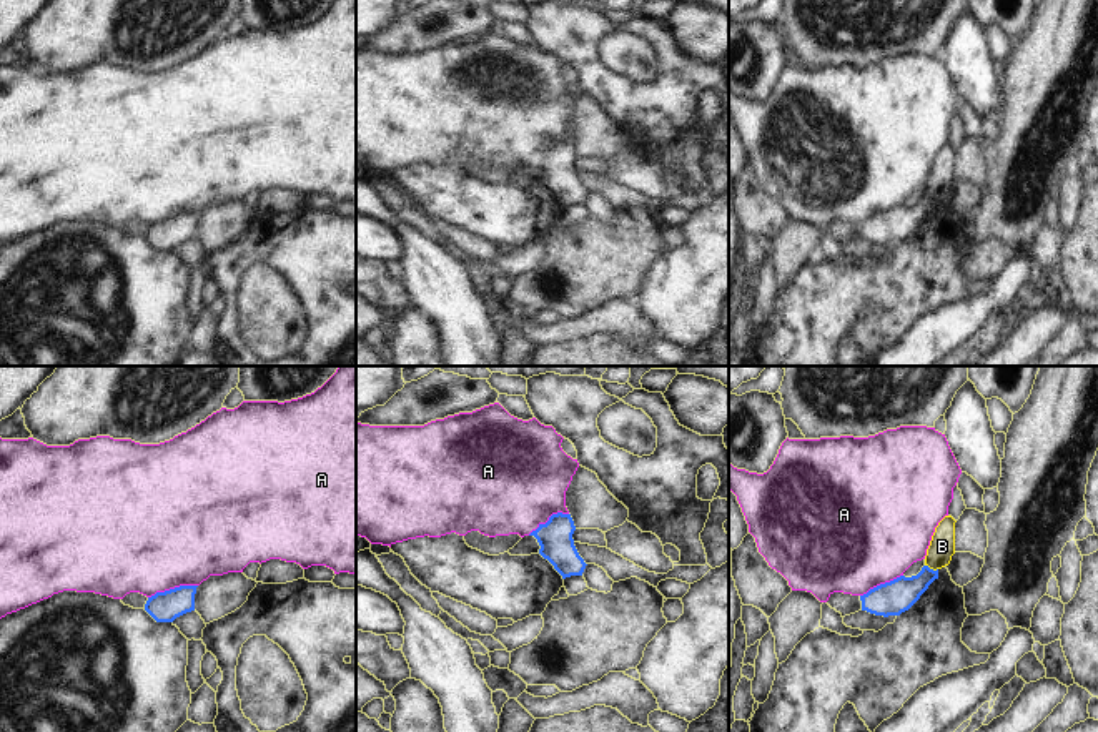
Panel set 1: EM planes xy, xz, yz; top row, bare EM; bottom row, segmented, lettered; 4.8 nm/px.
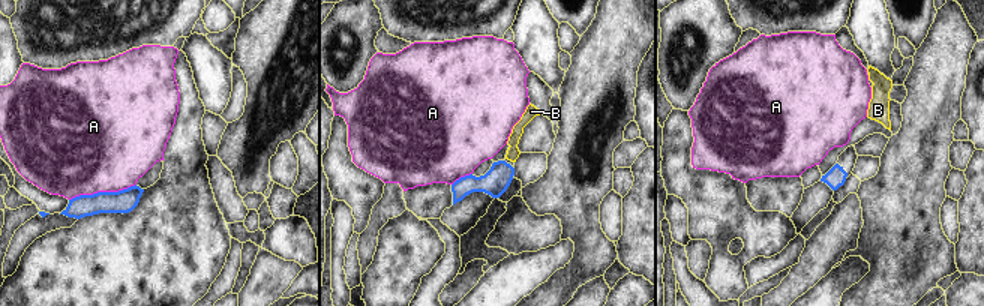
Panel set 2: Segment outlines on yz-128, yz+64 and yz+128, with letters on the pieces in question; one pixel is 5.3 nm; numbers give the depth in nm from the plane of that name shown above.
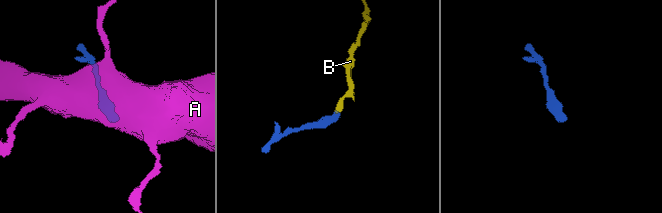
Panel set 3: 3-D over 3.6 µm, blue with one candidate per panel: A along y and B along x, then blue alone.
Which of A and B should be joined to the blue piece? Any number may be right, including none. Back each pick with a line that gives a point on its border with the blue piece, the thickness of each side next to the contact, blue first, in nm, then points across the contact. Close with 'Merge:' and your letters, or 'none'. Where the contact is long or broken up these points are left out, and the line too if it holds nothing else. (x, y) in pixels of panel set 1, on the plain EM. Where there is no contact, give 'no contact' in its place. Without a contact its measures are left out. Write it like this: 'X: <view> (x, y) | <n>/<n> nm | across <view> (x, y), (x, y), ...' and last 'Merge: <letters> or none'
Merge: none

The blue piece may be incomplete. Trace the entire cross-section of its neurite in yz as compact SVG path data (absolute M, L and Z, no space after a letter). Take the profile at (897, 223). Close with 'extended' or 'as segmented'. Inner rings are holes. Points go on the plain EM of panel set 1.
M923 193L917 203L900 203L880 211L860 223L862 238L883 245L900 243L920 226L935 206L938 206L938 196L933 198Z; as segmented

